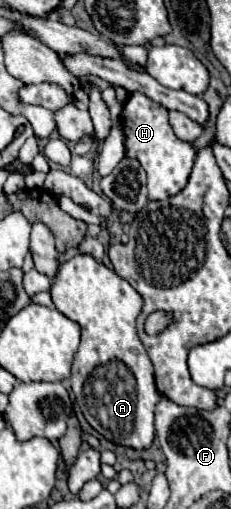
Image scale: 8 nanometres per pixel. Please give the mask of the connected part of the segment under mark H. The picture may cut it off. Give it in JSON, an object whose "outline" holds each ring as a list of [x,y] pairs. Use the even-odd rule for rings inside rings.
{"outline":[[[130,93],[124,103],[120,121],[124,129],[126,157],[136,159],[148,175],[148,197],[154,201],[180,193],[180,189],[184,189],[184,185],[188,183],[188,173],[192,171],[196,147],[194,143],[182,141],[174,135],[168,123],[168,109],[146,97],[144,93]]]}

